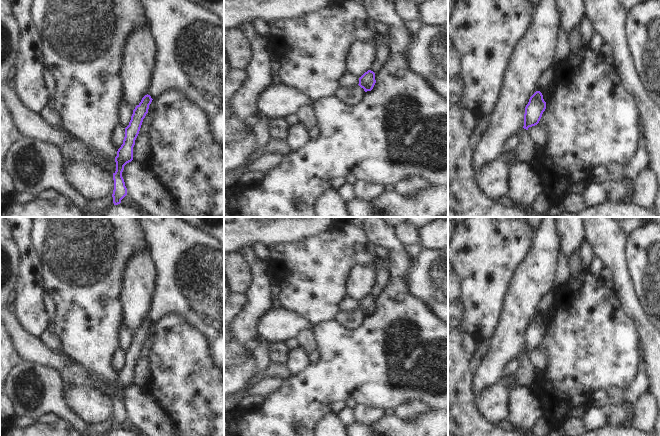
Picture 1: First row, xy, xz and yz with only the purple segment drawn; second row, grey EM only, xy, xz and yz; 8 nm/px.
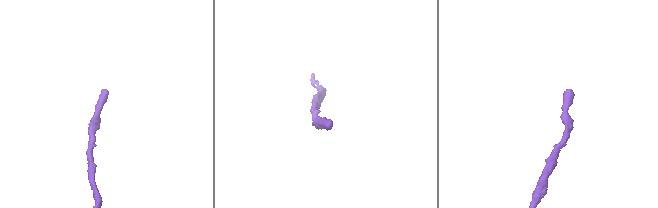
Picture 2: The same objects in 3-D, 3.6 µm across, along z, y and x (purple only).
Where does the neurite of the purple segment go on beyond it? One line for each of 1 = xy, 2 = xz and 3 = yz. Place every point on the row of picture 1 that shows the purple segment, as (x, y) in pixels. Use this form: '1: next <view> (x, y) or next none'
1: next none
2: next none
3: next none

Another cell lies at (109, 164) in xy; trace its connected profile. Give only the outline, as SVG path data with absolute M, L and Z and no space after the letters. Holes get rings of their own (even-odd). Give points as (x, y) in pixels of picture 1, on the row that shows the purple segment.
M88 148L89 153L92 157L92 162L100 165L101 167L103 167L104 169L115 173L116 171L116 162L115 162L115 158L108 158L107 156L100 154L90 148Z

